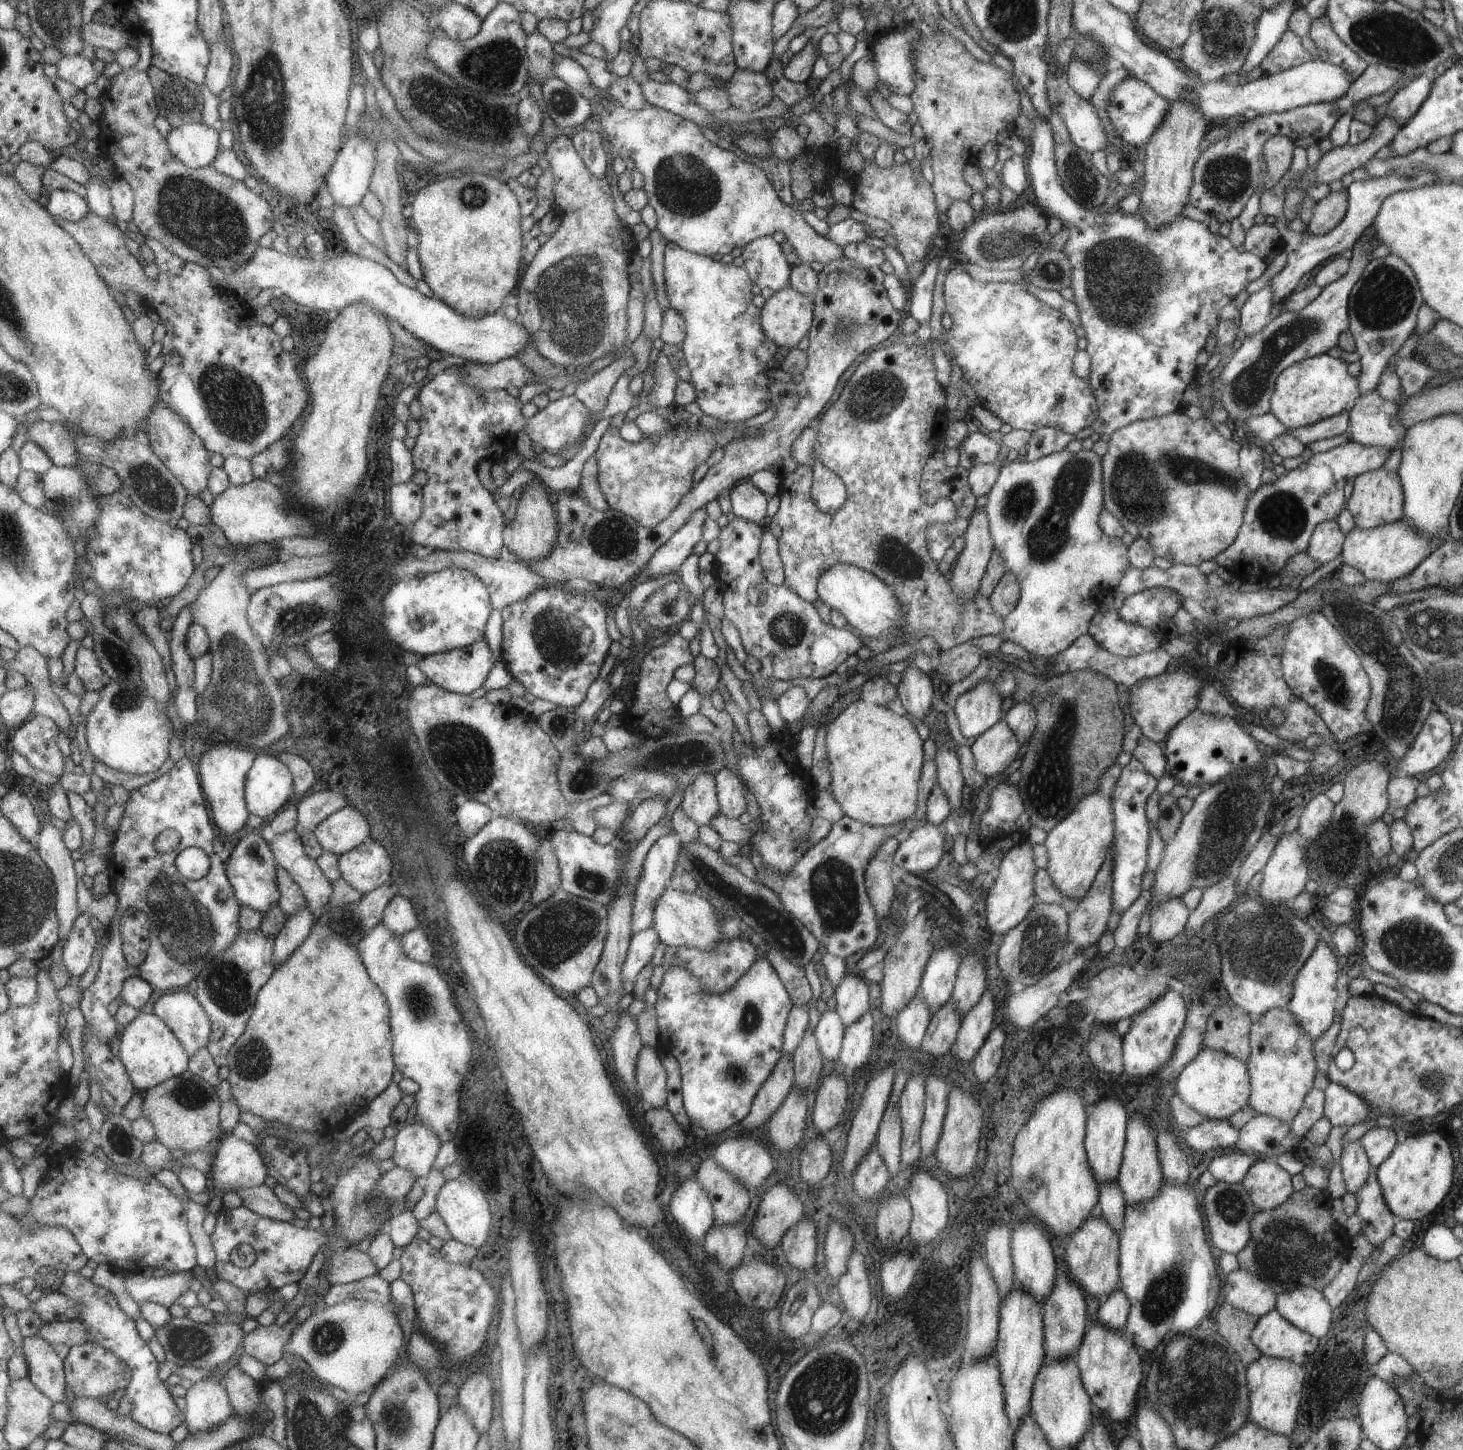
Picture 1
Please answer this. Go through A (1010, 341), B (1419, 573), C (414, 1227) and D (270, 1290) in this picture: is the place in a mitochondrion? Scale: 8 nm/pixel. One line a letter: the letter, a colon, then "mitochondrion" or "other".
A: mitochondrion
B: other
C: other
D: other

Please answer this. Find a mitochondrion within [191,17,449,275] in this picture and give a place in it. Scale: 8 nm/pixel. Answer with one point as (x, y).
(264, 101)

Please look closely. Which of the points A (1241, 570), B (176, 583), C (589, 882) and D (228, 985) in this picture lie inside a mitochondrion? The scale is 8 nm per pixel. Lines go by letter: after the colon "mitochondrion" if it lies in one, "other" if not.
A: other
B: other
C: mitochondrion
D: mitochondrion

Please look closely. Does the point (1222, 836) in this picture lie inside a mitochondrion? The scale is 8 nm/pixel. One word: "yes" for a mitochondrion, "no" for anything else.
yes

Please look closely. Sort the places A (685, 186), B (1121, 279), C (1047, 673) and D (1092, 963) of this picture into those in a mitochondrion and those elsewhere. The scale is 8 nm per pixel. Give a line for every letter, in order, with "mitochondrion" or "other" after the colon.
A: mitochondrion
B: mitochondrion
C: other
D: other

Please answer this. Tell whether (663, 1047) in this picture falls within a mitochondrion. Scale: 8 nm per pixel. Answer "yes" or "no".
no

